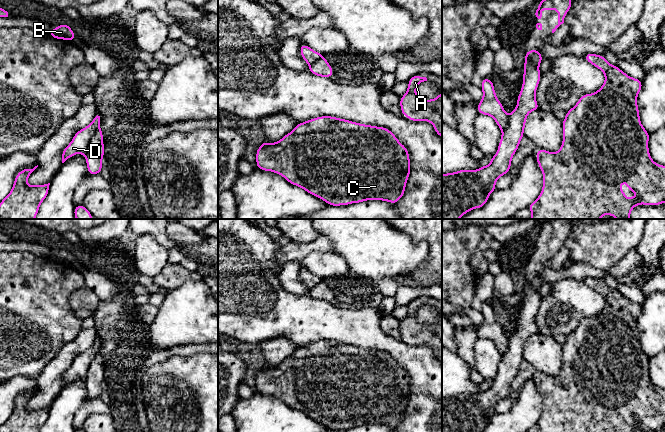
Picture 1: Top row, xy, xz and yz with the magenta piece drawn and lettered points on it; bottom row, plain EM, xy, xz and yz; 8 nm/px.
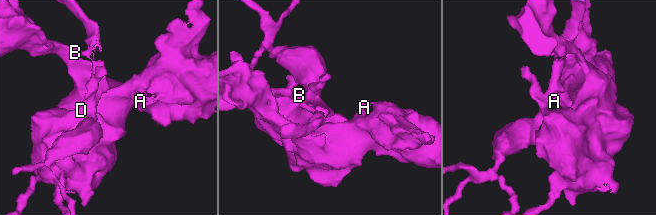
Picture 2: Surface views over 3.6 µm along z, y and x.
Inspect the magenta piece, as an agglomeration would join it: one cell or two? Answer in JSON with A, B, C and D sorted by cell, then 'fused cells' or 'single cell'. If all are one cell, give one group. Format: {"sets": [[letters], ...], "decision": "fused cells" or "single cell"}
{"sets": [["A", "C", "D"], ["B"]], "decision": "fused cells"}

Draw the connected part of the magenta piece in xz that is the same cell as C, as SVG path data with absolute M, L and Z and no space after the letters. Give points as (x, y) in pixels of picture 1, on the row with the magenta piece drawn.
M321 116L303 123L275 143L263 142L256 152L257 168L283 176L328 205L341 206L367 200L396 204L405 193L411 165L409 152L387 128L356 123L332 116Z

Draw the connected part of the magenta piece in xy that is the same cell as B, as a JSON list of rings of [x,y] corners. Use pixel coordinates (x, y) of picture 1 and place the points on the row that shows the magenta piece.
[[[60,24],[57,28],[51,29],[50,36],[56,39],[72,41],[75,39],[73,30],[67,24]]]

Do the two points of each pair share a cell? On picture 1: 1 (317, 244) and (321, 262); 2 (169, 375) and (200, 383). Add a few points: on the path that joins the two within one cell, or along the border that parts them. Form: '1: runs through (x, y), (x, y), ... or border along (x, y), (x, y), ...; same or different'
1: border along (331, 250), (311, 252), (300, 262); different
2: runs through (177, 383), (192, 383); same

